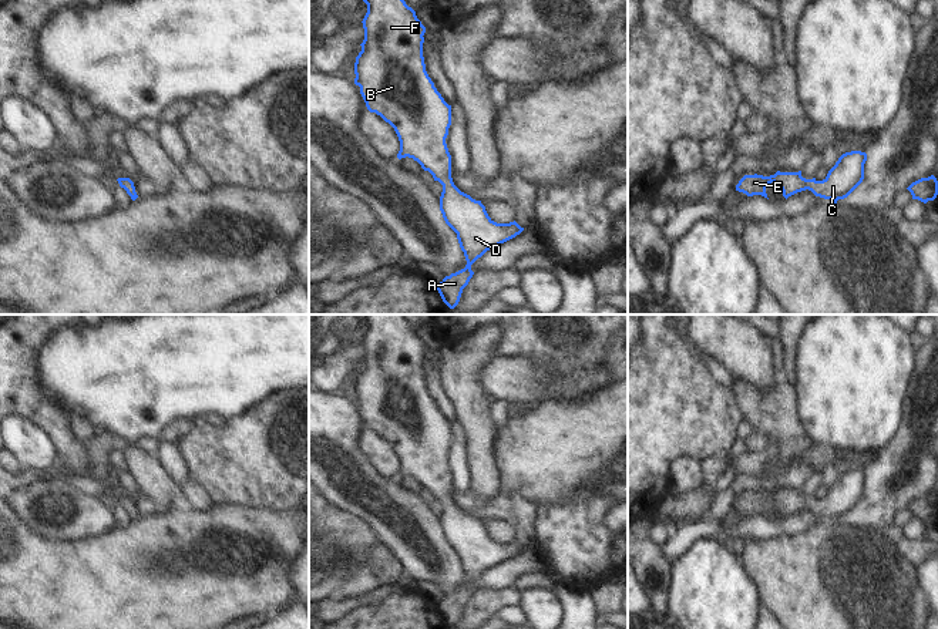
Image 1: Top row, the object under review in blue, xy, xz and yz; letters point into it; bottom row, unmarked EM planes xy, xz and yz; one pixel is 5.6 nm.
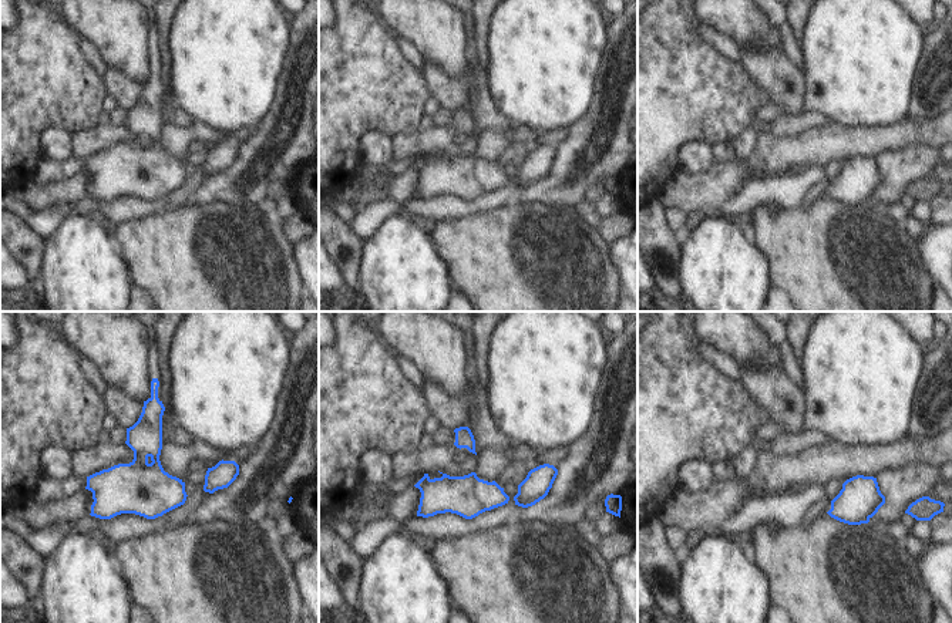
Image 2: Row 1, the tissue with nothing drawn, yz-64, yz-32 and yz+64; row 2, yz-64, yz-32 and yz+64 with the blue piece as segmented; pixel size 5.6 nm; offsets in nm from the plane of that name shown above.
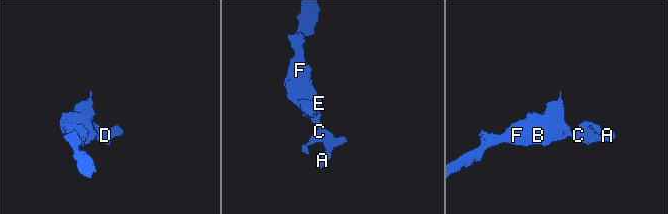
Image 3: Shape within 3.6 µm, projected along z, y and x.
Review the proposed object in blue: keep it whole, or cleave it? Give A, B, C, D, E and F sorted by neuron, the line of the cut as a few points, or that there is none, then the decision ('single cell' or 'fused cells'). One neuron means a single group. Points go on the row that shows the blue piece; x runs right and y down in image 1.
A B C D E F; no cut; single cell

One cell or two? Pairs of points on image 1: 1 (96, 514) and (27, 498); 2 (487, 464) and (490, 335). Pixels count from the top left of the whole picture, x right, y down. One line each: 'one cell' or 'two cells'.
1: one cell
2: one cell

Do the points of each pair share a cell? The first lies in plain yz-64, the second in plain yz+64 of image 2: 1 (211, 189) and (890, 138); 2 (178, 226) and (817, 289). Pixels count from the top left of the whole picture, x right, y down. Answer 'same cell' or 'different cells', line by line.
1: different cells
2: same cell

